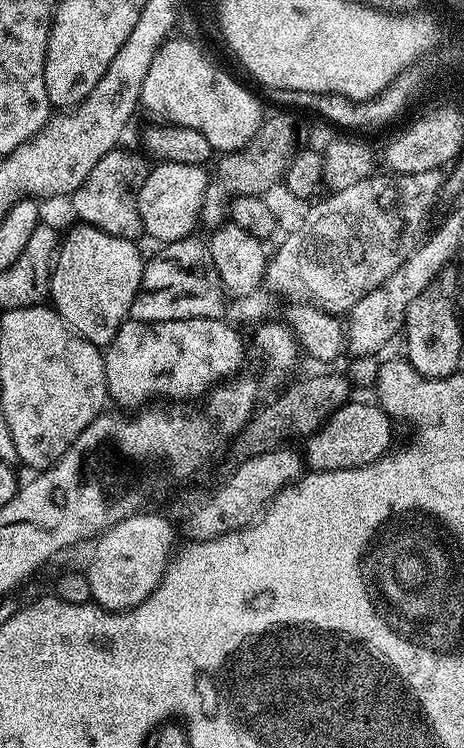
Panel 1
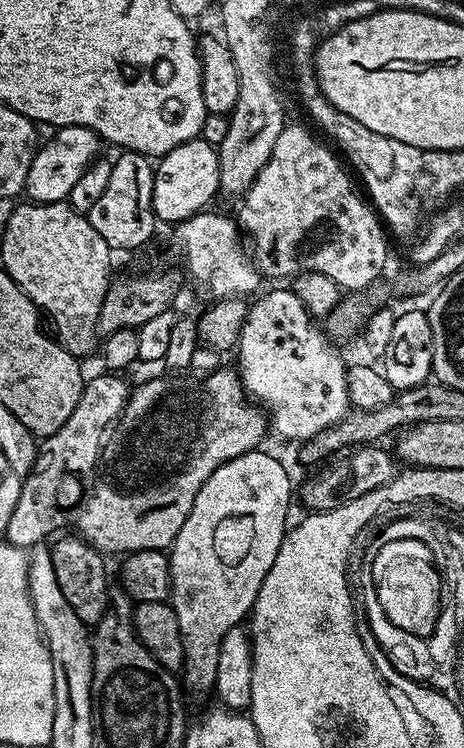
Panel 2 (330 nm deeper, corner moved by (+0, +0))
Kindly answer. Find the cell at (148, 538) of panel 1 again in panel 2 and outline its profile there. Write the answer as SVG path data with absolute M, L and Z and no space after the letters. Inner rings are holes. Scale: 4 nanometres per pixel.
M264 451L247 452L228 460L218 466L210 478L206 478L202 490L198 490L198 498L194 498L194 506L186 522L182 522L182 530L178 530L178 538L172 543L168 556L172 579L170 603L178 618L178 630L182 630L184 643L182 684L187 691L189 688L200 696L207 692L209 695L215 689L222 638L226 638L229 630L241 623L243 616L245 619L251 613L258 590L262 590L262 582L266 582L266 574L270 574L270 566L274 566L274 558L278 558L278 550L289 527L288 507L292 500L294 504L292 480L283 462Z

